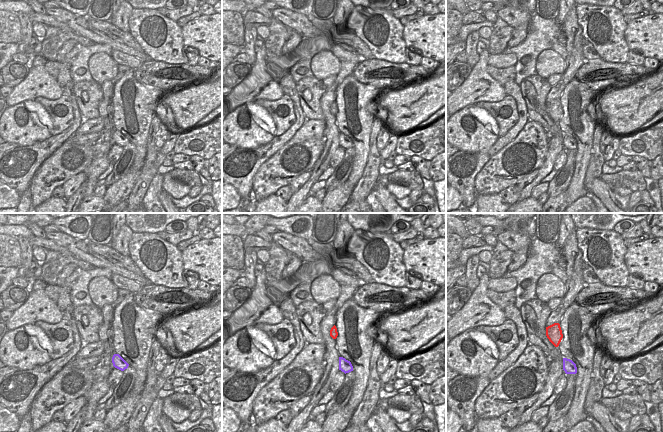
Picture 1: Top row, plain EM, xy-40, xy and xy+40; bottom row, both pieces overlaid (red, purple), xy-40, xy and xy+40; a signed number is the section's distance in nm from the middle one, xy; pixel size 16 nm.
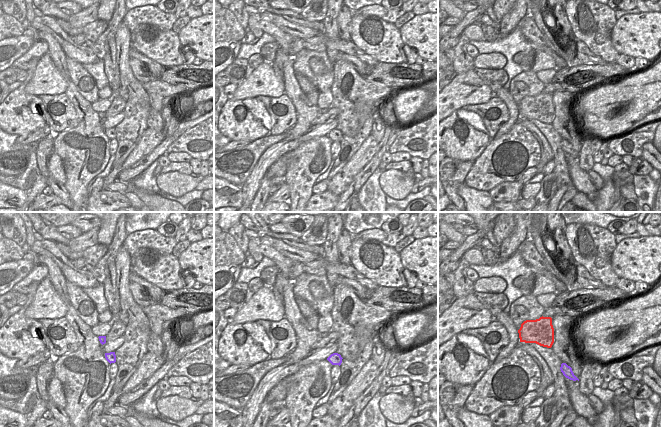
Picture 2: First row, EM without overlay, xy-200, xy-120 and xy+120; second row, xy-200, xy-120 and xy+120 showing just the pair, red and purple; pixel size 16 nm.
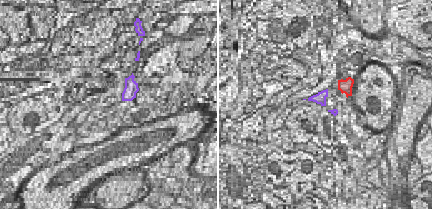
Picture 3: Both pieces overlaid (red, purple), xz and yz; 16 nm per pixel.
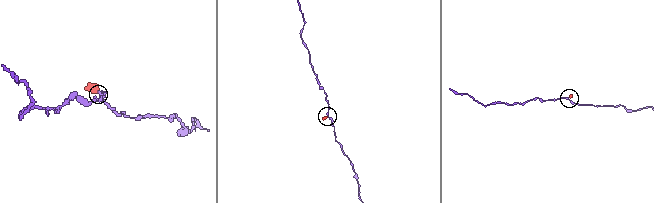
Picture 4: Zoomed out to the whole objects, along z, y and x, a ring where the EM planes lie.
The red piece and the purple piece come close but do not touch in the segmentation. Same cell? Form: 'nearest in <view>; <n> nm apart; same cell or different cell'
nearest in xy+40; 220 nm apart; same cell

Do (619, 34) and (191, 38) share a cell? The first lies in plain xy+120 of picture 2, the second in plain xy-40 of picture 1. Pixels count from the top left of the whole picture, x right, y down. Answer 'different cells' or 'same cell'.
same cell

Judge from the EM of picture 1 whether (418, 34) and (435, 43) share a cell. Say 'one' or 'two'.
one

